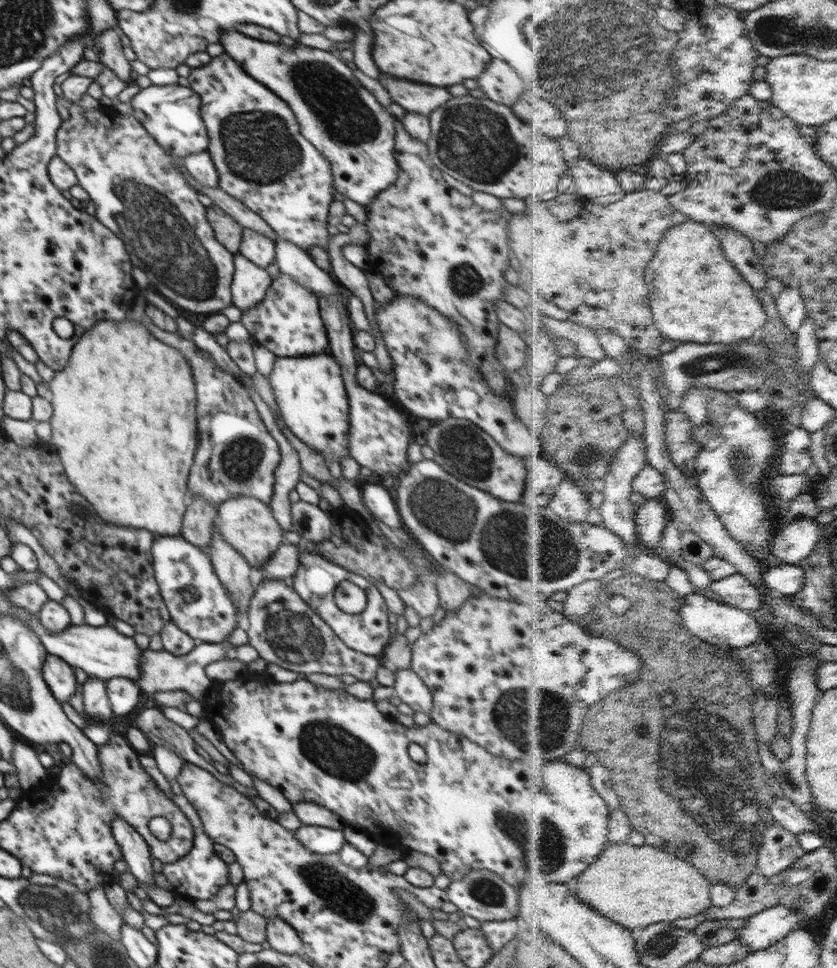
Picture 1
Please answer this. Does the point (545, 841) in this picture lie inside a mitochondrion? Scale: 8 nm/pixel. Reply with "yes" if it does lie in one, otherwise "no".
yes

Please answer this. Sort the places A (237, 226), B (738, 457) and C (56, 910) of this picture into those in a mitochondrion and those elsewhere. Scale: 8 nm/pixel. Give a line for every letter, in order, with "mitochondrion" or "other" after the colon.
A: other
B: mitochondrion
C: mitochondrion

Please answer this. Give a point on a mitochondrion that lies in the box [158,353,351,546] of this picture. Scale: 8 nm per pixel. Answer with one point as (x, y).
(239, 461)

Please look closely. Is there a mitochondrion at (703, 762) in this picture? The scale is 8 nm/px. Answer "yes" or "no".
yes

